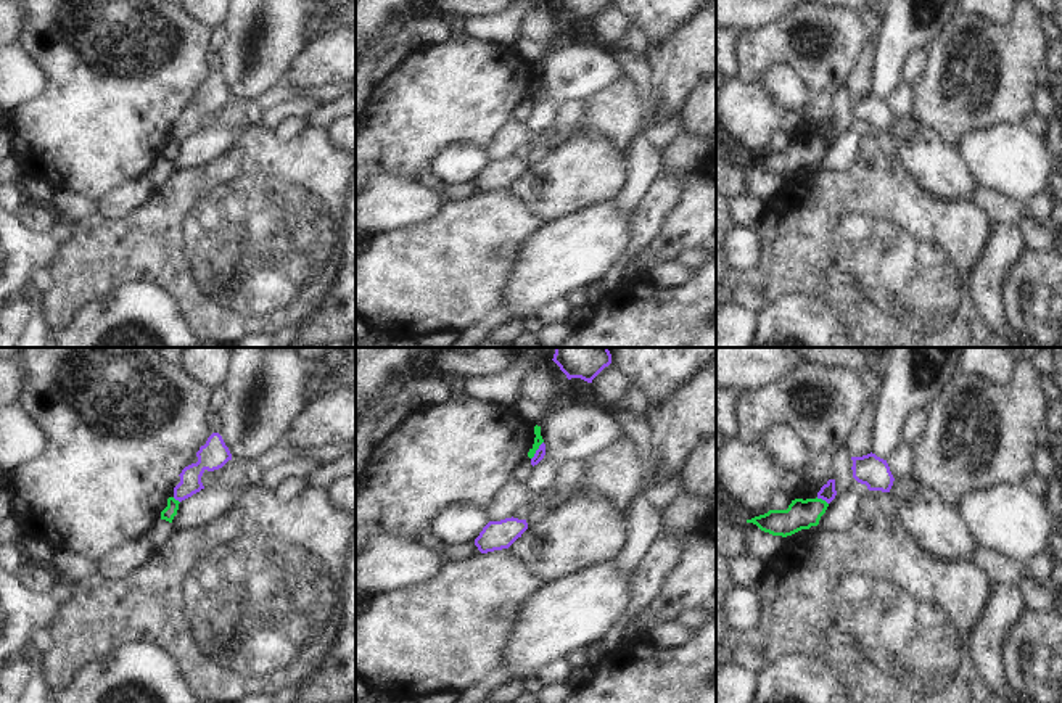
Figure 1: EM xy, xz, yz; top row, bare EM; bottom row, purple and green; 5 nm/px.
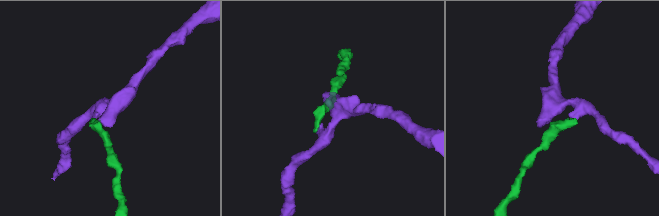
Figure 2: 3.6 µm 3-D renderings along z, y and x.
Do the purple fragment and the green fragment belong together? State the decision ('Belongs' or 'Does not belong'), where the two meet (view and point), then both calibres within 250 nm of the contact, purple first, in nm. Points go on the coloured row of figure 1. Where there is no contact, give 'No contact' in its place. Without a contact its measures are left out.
Does not belong. Touches purple at xz (536, 451). Thickness 50 nm (purple) against 50 nm

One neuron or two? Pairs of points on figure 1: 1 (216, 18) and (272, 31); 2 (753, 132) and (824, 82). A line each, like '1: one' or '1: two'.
1: two
2: two

